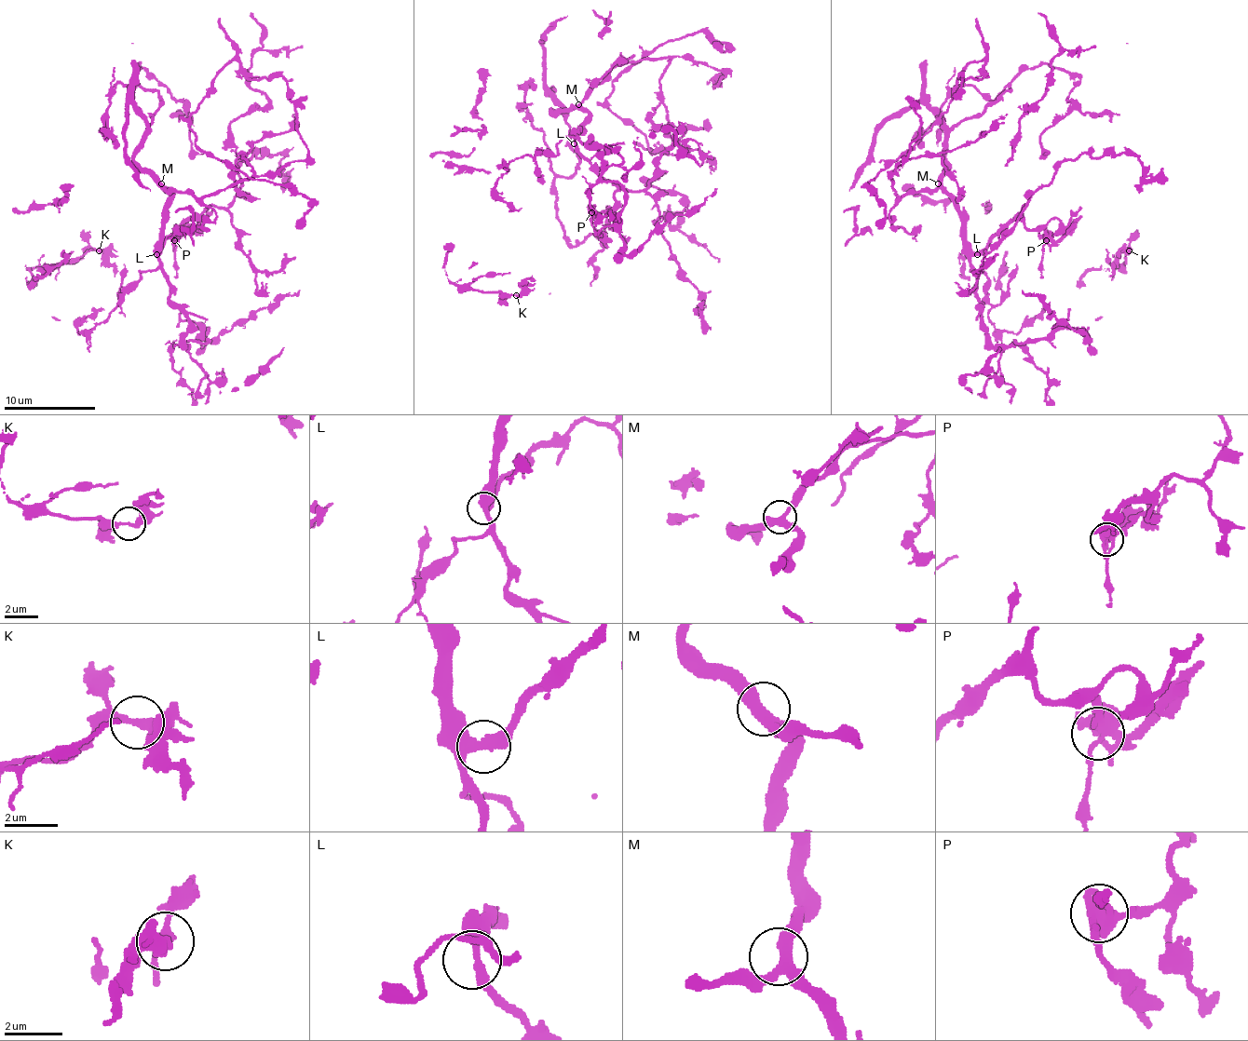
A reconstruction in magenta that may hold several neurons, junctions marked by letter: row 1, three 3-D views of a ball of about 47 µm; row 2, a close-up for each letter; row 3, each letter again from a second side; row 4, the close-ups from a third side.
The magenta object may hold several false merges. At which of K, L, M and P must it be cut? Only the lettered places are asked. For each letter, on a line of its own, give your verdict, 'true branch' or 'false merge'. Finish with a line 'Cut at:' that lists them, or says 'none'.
K: true branch
L: true branch
M: true branch
P: true branch
Cut at: none

